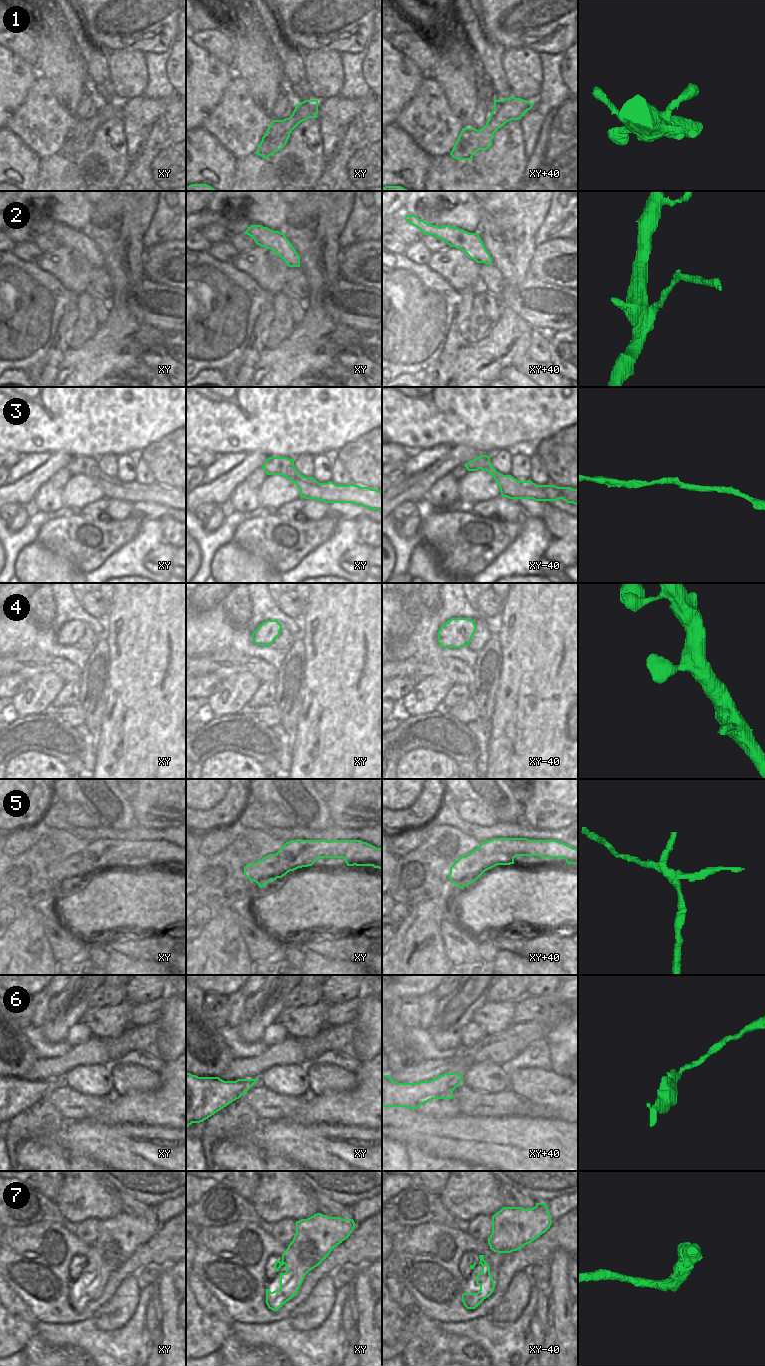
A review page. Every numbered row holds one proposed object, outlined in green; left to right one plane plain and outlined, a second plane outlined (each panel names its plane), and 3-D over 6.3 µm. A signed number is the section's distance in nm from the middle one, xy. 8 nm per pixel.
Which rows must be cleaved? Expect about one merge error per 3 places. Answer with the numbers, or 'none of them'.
2, 5, 6.

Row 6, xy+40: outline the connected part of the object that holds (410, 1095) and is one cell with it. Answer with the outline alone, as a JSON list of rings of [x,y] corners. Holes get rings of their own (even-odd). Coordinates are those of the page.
[[[444,1073],[430,1081],[418,1083],[398,1083],[390,1076],[382,1075],[382,1107],[417,1109],[432,1099],[447,1099],[447,1080],[459,1075],[460,1073]]]

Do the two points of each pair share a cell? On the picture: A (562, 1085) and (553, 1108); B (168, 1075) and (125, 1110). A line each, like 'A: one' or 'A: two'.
A: two
B: one

